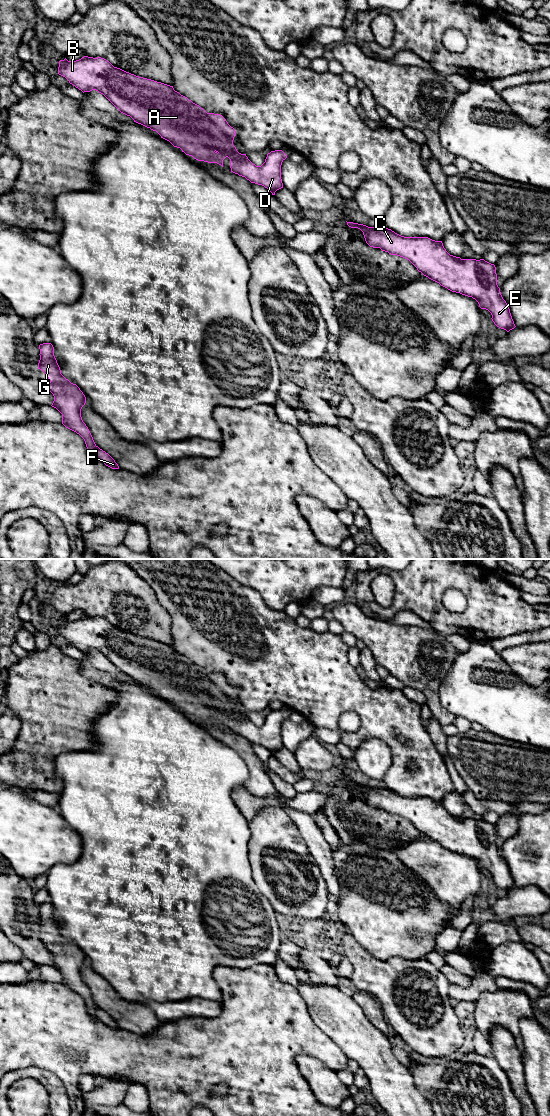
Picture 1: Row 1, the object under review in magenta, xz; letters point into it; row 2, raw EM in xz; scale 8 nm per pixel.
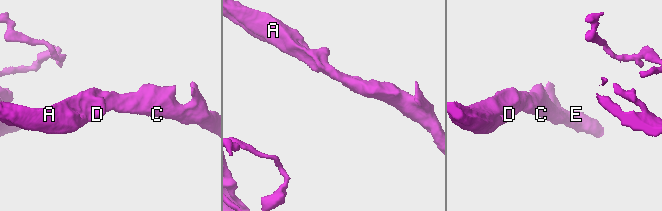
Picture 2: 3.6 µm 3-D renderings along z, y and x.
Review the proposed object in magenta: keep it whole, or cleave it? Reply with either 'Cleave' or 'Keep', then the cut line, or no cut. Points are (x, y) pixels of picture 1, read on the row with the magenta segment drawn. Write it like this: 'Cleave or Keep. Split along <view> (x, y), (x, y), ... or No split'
Keep. No split

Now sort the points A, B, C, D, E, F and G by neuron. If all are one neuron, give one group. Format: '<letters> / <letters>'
A B C D E F G

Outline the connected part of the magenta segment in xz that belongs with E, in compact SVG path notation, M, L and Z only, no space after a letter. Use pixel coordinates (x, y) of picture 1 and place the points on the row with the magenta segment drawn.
M347 222L351 228L358 228L363 232L366 243L373 248L380 248L391 255L397 255L409 260L419 272L429 279L439 283L448 290L475 299L481 309L488 310L494 324L509 332L516 326L510 309L503 299L497 285L496 267L484 259L461 259L450 255L442 241L435 241L428 237L404 237L391 229L368 227L363 224Z

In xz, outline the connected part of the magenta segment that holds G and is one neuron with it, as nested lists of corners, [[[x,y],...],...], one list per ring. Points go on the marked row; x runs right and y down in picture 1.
[[[43,343],[39,345],[39,349],[38,369],[42,370],[50,380],[46,388],[54,396],[51,406],[62,414],[62,424],[84,439],[87,450],[92,457],[112,469],[119,469],[115,460],[95,444],[88,427],[83,422],[81,409],[86,403],[86,397],[76,384],[71,383],[61,374],[54,356],[53,345]]]

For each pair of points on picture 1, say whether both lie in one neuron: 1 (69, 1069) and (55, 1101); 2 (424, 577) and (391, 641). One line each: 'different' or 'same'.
1: different
2: different

